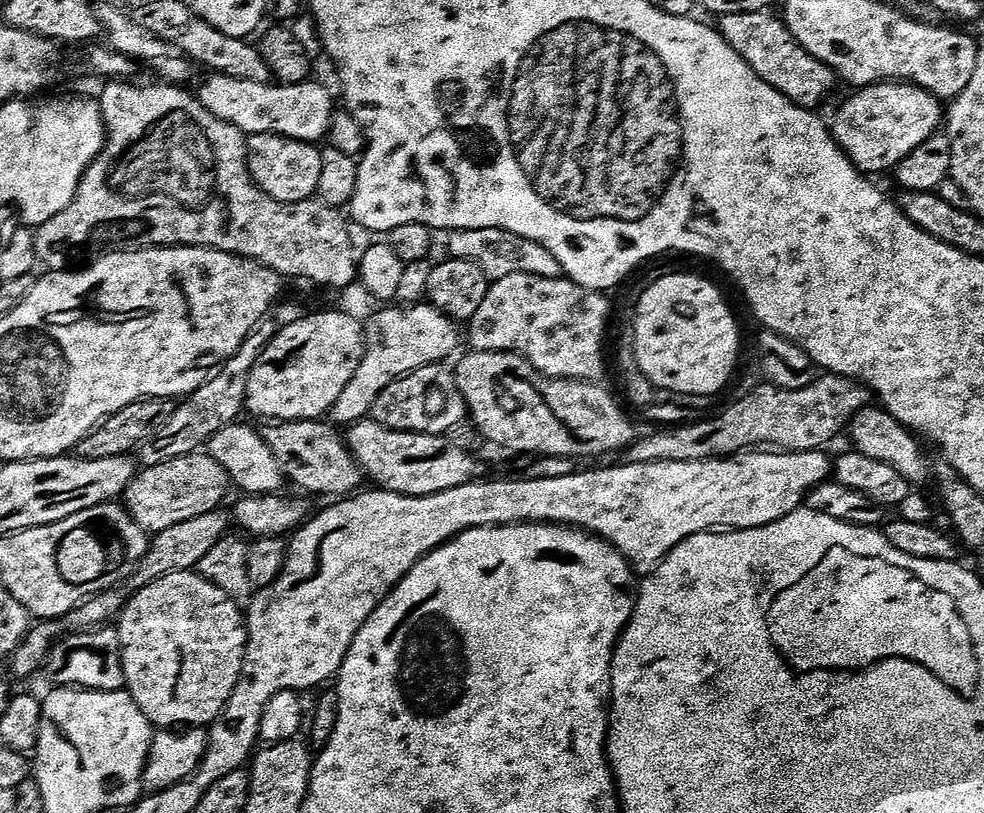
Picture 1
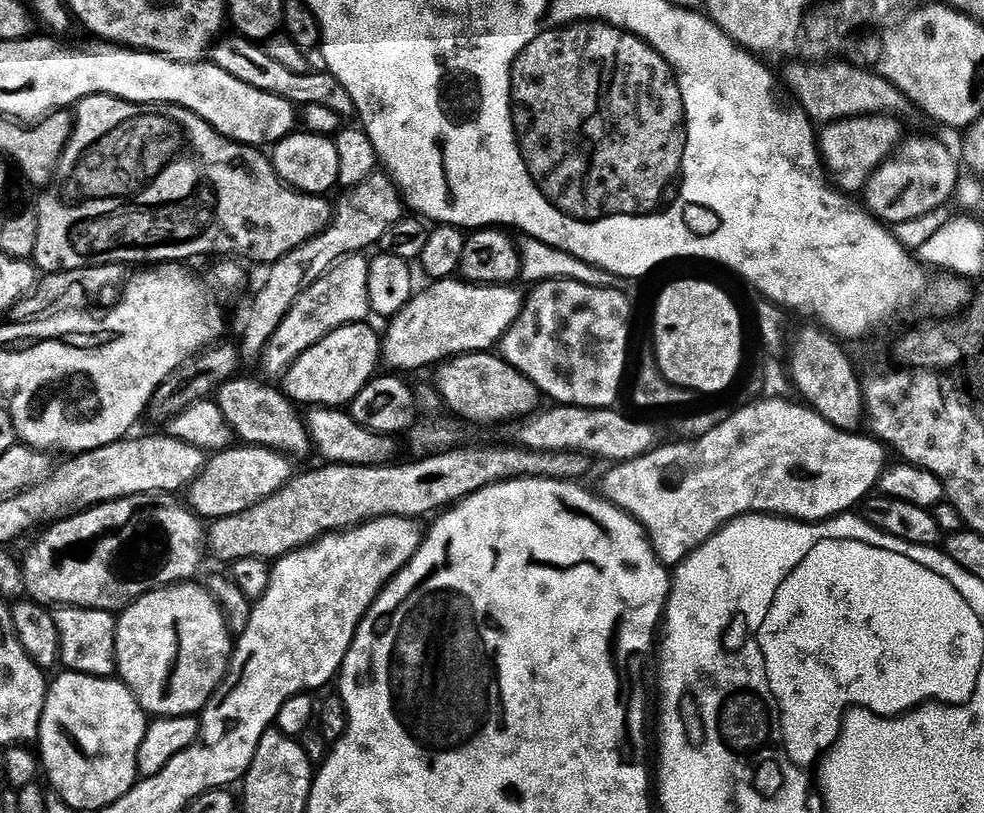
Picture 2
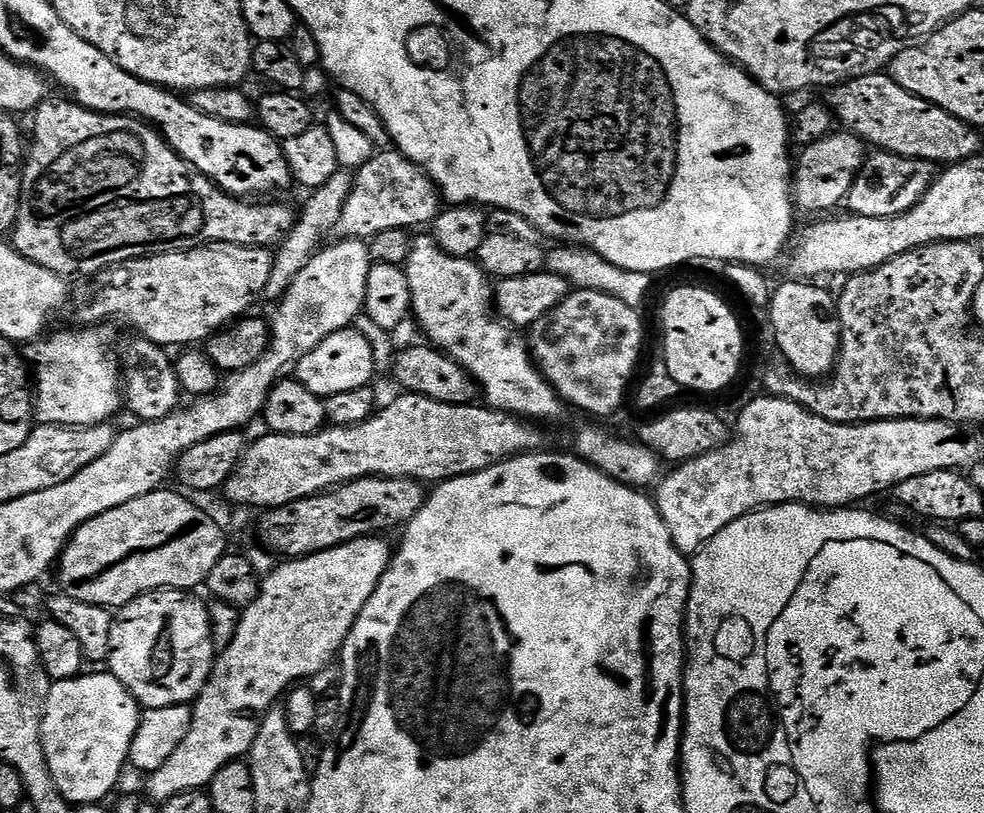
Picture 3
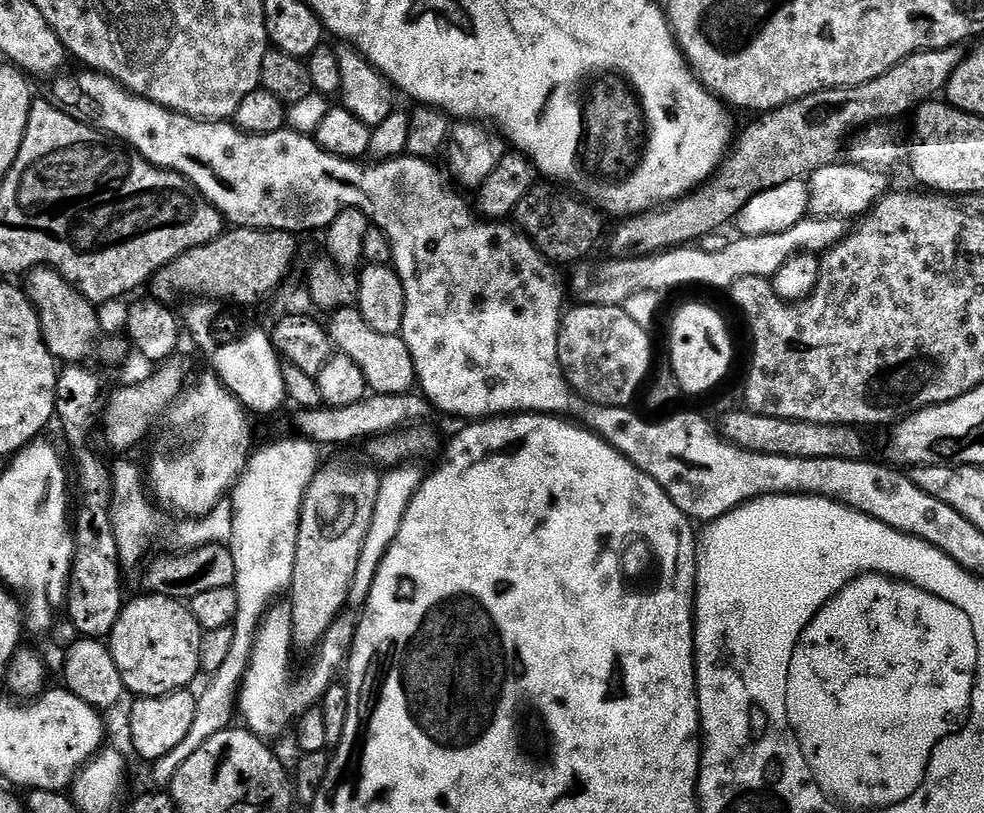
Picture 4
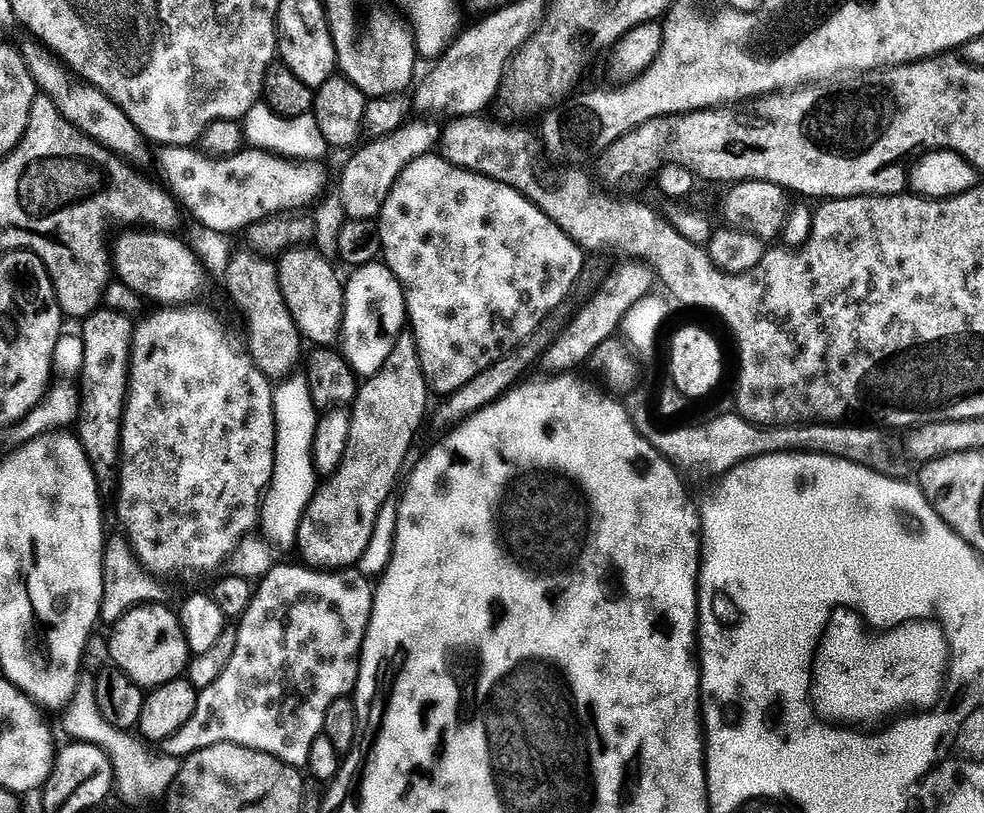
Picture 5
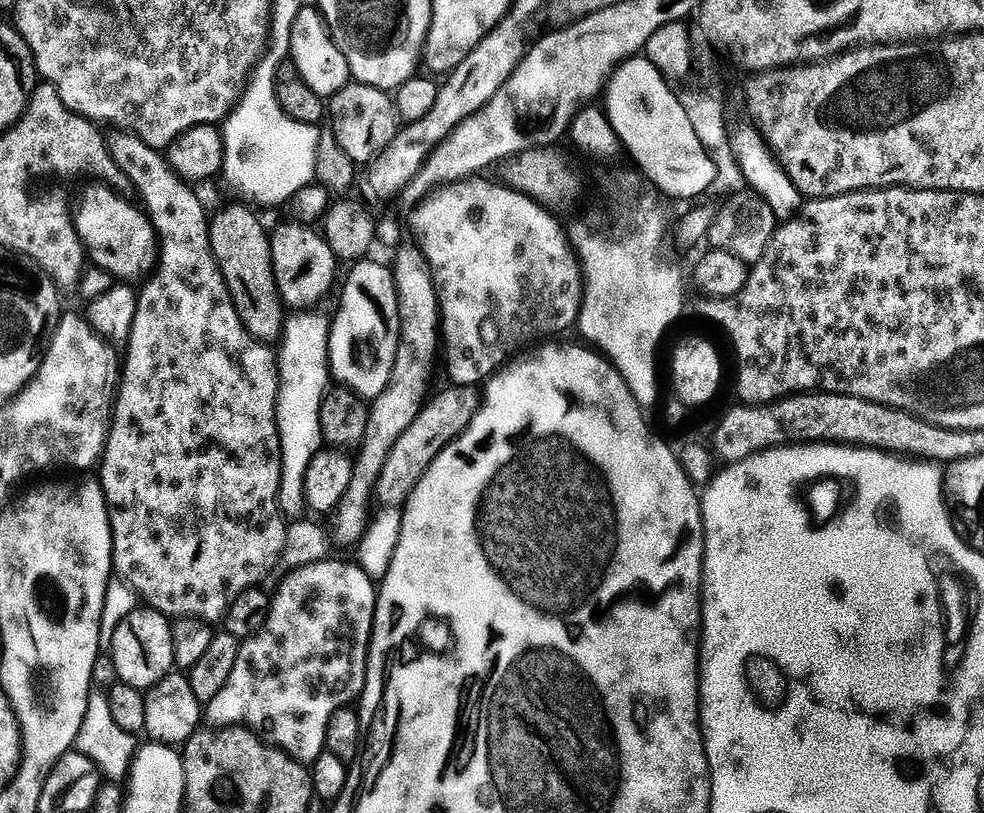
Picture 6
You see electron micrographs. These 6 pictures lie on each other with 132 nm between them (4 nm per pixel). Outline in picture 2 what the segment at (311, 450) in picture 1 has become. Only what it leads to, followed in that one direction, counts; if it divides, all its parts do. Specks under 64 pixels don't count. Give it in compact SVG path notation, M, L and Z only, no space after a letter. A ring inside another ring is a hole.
M240 377L223 381L214 398L233 433L247 445L270 447L288 456L295 456L296 453L304 456L309 450L311 452L314 443L307 425L303 417L296 414L297 407L287 395L281 389Z

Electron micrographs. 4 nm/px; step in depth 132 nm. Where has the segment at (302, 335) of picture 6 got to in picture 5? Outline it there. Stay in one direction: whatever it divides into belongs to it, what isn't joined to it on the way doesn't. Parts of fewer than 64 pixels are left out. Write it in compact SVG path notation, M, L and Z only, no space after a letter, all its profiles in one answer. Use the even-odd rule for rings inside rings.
M300 374L275 385L272 405L276 415L276 461L272 480L262 497L258 524L261 529L264 527L263 539L273 549L291 549L296 543L296 531L304 509L318 487L318 473L312 461L318 409L310 398L307 379Z

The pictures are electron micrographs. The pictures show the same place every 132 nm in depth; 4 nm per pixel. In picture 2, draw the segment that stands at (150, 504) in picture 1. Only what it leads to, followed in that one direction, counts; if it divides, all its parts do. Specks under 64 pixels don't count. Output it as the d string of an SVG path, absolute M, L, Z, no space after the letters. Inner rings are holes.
M229 446L224 451L217 451L205 463L196 481L186 489L188 507L205 521L211 522L242 514L242 510L273 496L293 478L293 461L283 452L270 447L239 447Z

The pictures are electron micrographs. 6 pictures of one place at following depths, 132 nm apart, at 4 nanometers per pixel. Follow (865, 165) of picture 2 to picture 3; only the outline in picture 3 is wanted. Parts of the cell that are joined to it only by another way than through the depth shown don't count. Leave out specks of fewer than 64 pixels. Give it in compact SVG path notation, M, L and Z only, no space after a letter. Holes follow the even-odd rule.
M836 130L824 137L822 140L816 140L812 144L807 145L803 149L800 160L798 156L798 163L794 168L794 200L797 205L800 204L808 212L824 212L820 214L828 214L835 204L843 205L848 198L848 191L854 181L856 181L856 174L866 159L865 141L858 136L853 136L847 130Z

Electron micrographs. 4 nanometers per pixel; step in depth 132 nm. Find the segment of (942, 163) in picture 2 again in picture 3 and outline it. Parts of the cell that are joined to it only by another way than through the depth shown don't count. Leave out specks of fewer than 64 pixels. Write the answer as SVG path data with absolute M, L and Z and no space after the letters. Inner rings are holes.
M876 150L865 159L864 164L856 174L856 181L850 186L846 208L851 215L865 216L866 218L891 218L891 216L901 216L906 214L930 190L933 180L937 179L937 165L930 163L928 160L911 160L905 156L895 156L892 152Z

